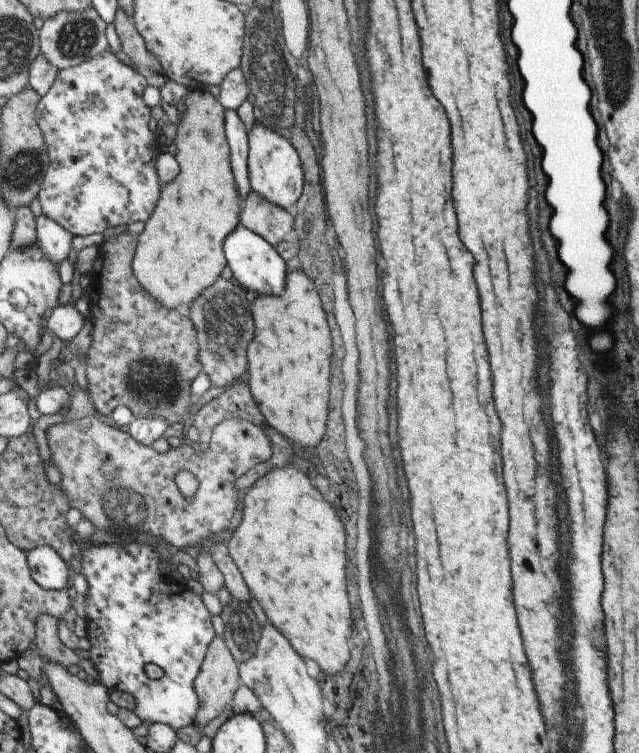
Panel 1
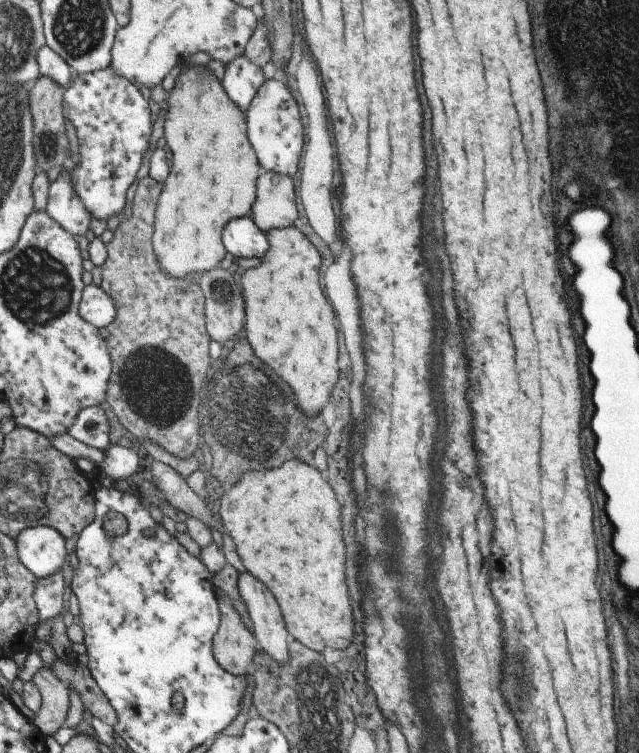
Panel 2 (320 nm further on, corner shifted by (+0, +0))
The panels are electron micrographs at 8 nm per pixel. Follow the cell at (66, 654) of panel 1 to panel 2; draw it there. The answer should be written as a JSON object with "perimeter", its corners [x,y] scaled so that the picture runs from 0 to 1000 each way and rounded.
{"perimeter":[[[74,883],[55,895],[52,903],[66,922],[66,939],[53,959],[69,976],[83,977],[102,963],[111,940],[108,912]]]}

